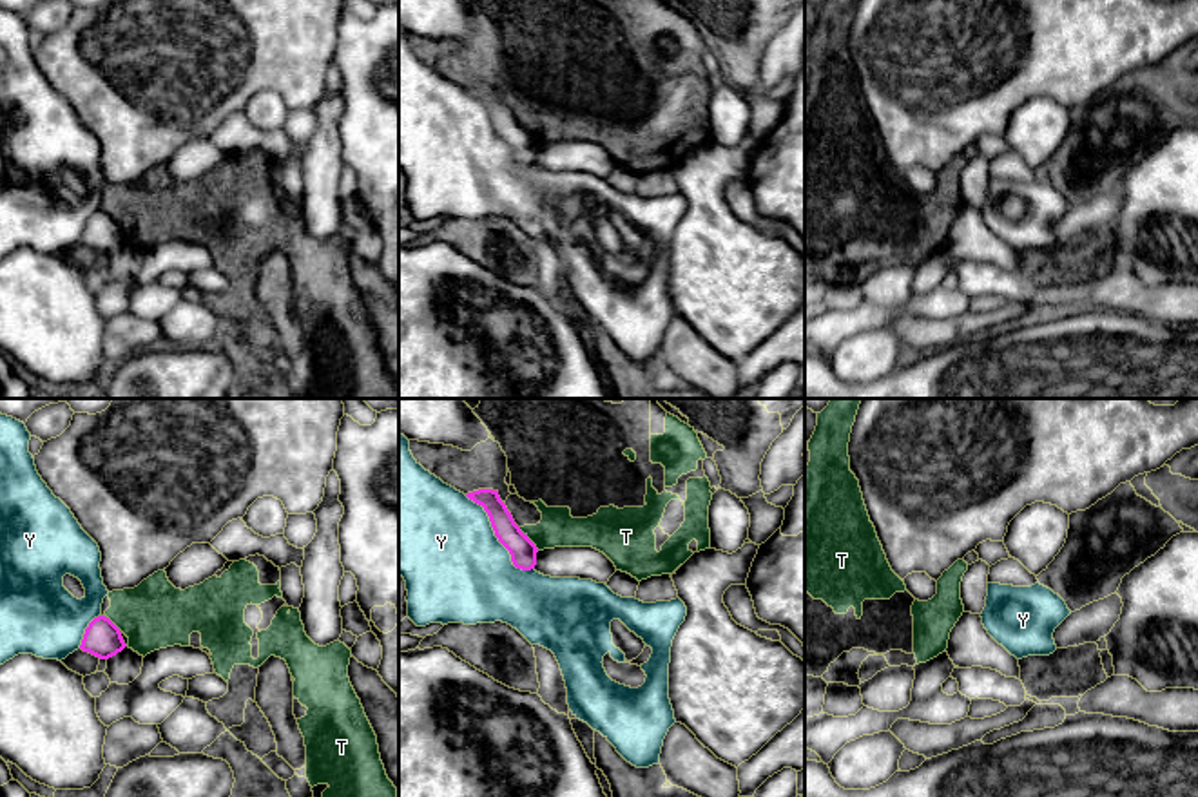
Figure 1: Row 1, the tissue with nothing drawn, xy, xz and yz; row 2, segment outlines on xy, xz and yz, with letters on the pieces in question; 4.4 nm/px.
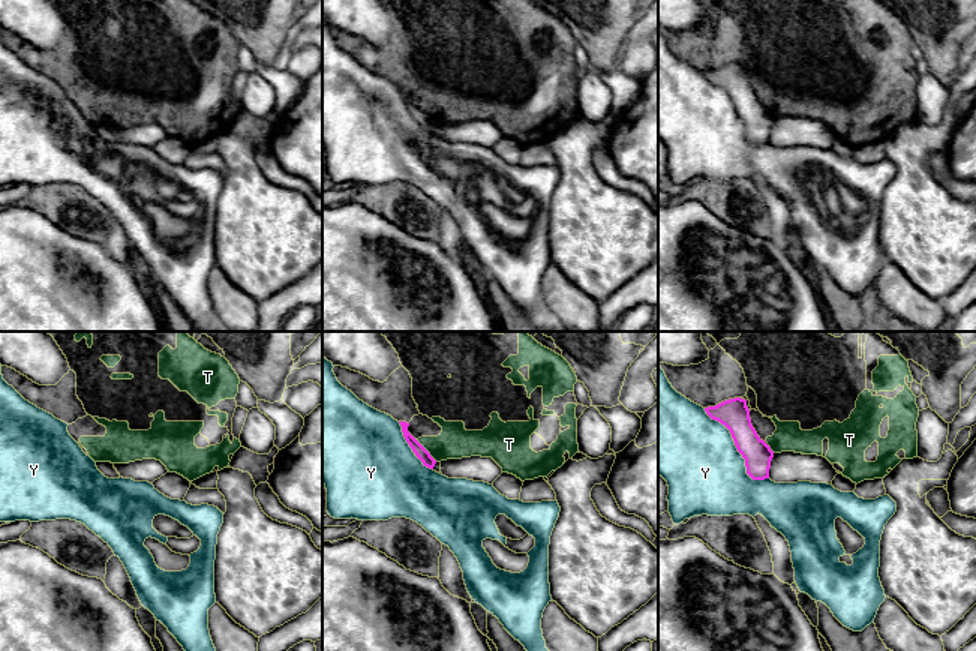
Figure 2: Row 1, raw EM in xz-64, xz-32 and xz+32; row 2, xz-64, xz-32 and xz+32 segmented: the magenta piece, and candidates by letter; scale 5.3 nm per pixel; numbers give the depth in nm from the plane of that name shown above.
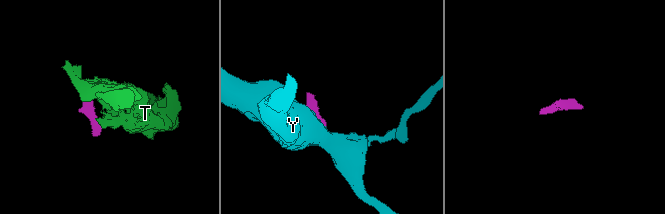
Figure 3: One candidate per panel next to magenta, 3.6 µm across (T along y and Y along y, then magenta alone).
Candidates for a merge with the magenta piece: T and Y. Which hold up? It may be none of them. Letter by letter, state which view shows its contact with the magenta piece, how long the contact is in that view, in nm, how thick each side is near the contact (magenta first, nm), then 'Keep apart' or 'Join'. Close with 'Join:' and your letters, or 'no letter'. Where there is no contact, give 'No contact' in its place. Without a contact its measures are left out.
T: Touches magenta in xz. Shared border 140 nm. Thickness 120 nm (magenta) against 160 nm. Keep apart
Y: Touches magenta in xz. Shared border 460 nm. Thickness 120 nm (magenta) against 460 nm. Keep apart
Join: no letter

